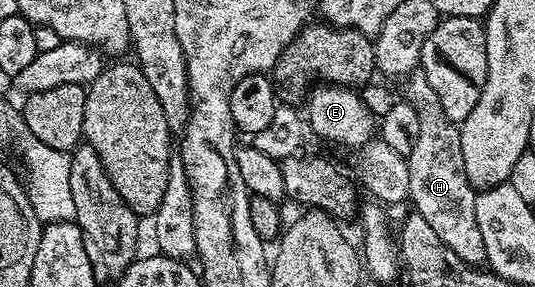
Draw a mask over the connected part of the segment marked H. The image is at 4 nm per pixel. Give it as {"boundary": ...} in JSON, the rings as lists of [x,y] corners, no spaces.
{"boundary":[[[415,70],[401,81],[405,103],[416,110],[416,118],[420,122],[420,134],[416,134],[414,145],[410,151],[406,165],[408,166],[408,186],[410,194],[409,203],[413,211],[420,214],[420,218],[428,221],[428,226],[436,230],[436,238],[459,255],[464,262],[475,266],[486,264],[486,251],[484,250],[484,238],[480,238],[480,226],[476,226],[476,189],[471,184],[468,174],[464,170],[464,150],[460,150],[460,127],[453,124],[444,114],[444,106],[440,106],[440,98],[436,98],[436,90],[432,90],[432,82],[421,70]]]}

